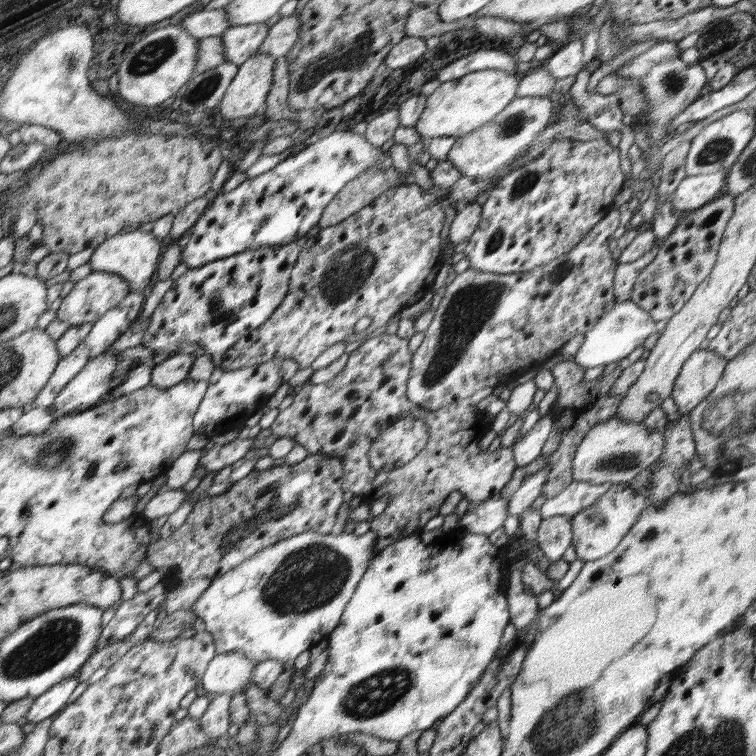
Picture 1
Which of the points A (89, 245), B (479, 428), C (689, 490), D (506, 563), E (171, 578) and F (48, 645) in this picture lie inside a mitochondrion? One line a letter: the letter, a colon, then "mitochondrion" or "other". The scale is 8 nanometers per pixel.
A: other
B: other
C: other
D: other
E: other
F: mitochondrion

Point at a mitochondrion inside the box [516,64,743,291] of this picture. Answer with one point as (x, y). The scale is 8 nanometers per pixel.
(717, 149)

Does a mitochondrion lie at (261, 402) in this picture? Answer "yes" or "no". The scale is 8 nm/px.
no

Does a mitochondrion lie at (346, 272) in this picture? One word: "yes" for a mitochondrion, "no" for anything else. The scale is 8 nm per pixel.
yes

